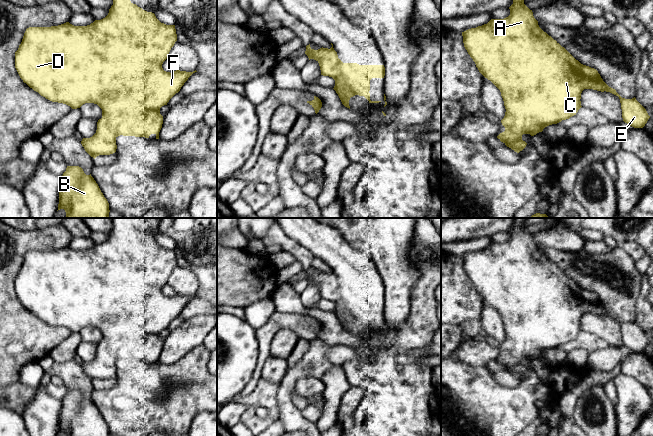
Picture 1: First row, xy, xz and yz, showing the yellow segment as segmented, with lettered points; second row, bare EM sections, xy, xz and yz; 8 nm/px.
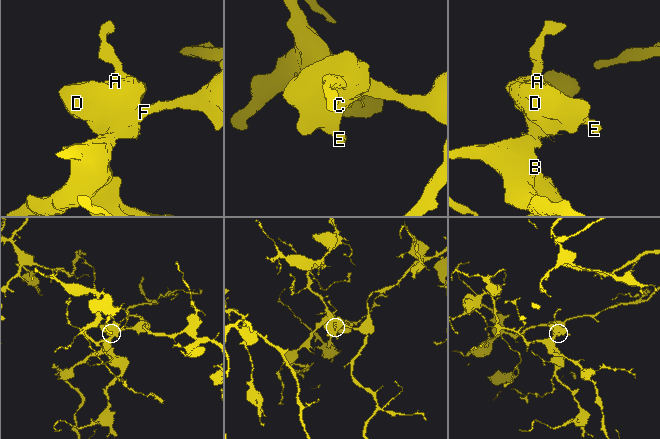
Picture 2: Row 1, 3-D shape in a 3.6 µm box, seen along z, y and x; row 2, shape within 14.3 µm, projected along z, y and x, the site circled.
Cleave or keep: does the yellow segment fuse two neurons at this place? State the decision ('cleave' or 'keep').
keep

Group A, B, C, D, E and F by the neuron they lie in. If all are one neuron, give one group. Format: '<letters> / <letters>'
A B C D E F

